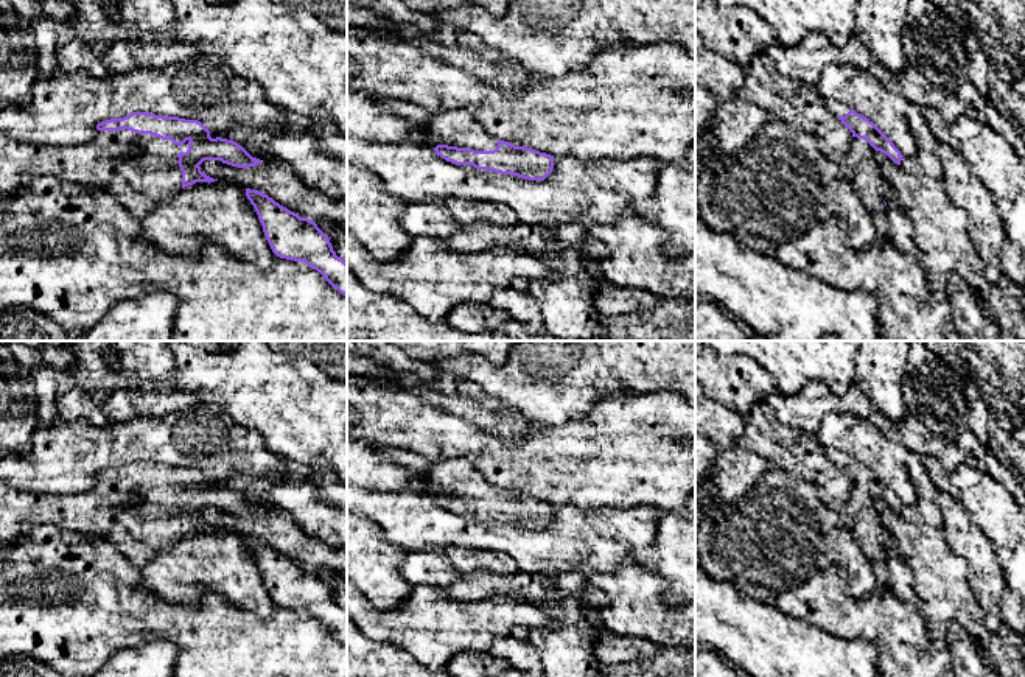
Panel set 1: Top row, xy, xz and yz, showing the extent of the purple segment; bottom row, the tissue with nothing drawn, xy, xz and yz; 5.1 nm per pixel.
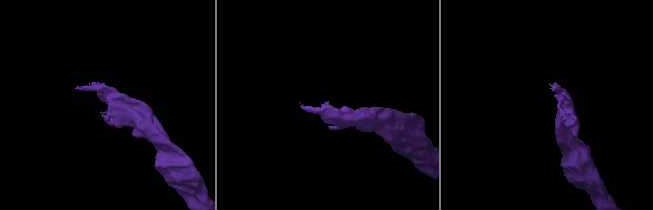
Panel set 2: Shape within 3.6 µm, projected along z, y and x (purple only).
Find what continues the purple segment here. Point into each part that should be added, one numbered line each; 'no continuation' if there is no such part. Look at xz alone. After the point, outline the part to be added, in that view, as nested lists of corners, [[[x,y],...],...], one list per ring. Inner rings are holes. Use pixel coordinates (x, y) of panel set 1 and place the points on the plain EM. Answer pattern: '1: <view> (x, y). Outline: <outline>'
1: xz (458, 477). Outline: [[[464,458],[432,461],[425,476],[448,495],[474,500],[493,500],[498,495],[498,487],[490,484],[484,475]]]

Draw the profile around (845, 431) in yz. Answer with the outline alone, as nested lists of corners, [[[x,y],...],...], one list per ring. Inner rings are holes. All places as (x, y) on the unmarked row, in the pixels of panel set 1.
[[[848,411],[829,412],[820,422],[815,439],[821,447],[843,451],[873,470],[904,506],[916,503],[916,486],[907,468],[910,451],[869,420]]]

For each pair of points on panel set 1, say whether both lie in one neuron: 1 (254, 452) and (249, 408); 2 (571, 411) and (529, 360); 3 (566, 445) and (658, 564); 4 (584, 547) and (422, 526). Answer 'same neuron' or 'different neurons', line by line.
1: different neurons
2: same neuron
3: different neurons
4: same neuron

